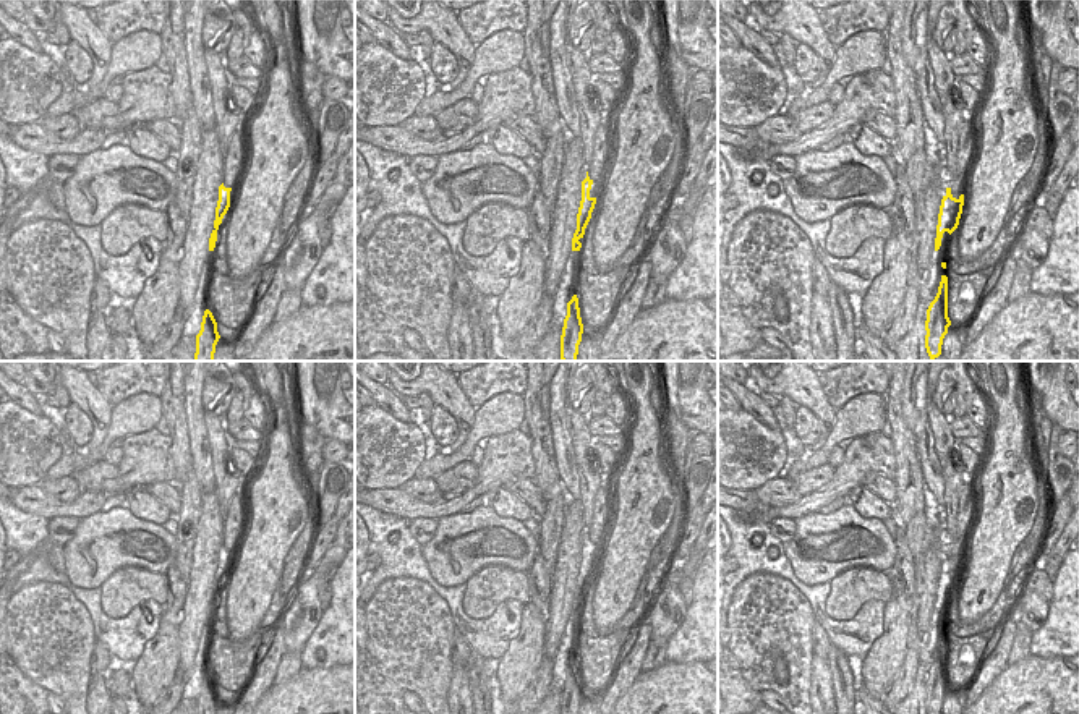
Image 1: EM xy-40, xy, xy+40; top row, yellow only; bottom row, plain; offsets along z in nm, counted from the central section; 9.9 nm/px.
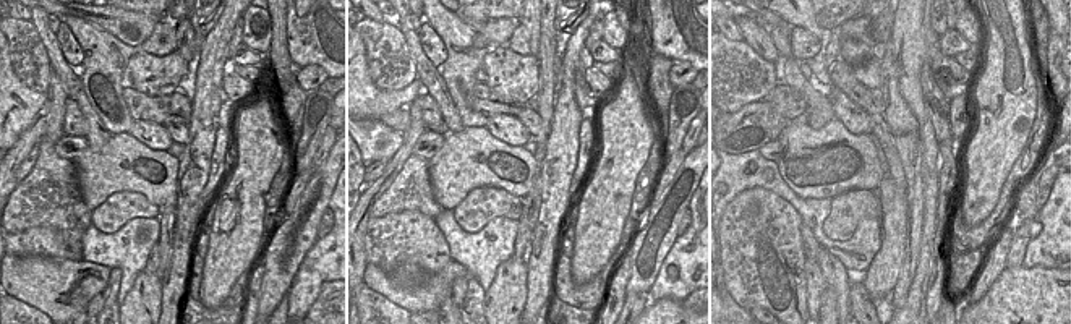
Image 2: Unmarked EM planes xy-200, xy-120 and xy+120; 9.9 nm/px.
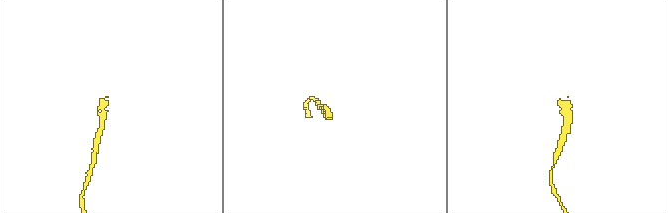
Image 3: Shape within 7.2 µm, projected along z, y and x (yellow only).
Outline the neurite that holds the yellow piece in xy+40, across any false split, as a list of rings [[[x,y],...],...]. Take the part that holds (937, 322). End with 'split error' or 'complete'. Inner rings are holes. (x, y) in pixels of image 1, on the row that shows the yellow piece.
[[[941,275],[938,293],[927,309],[925,348],[933,361],[941,355],[943,338],[948,334],[951,321],[948,317],[948,277]]] | complete

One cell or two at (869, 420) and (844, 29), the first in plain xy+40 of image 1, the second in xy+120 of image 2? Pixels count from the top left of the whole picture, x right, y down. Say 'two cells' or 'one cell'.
one cell

